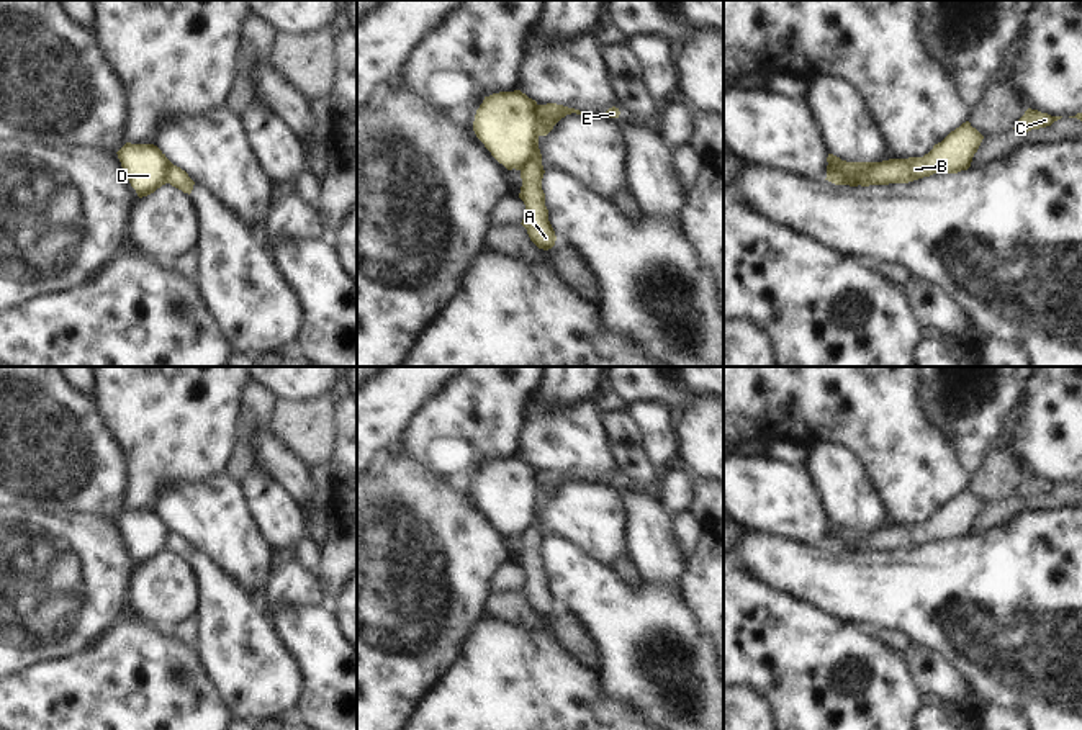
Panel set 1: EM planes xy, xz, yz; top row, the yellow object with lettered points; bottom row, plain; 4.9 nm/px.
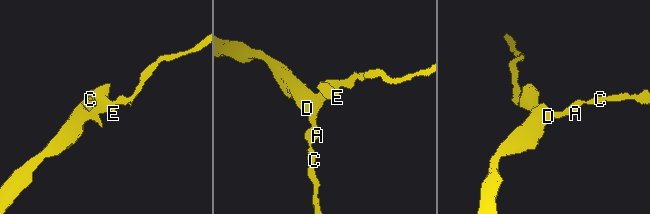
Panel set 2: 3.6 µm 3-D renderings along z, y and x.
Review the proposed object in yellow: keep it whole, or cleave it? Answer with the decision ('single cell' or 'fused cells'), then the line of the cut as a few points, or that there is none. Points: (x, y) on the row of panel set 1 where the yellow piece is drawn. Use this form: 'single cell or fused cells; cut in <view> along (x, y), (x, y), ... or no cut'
fused cells; cut in yz along (876, 162), (863, 167), (852, 177), (835, 174), (832, 182)

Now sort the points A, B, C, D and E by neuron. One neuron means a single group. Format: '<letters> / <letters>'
A B C E / D

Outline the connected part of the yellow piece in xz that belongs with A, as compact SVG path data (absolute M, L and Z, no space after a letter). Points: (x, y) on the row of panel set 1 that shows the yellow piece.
M537 149L529 164L521 169L522 187L519 198L525 205L525 216L521 224L539 249L548 250L555 246L557 236L545 206L545 193L542 190L543 173L542 154Z

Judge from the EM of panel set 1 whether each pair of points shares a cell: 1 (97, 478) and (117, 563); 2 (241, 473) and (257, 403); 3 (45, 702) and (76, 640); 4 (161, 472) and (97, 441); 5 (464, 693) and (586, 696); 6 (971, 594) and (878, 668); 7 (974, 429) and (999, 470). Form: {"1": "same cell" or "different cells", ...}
{"1": "different cells", "2": "same cell", "3": "different cells", "4": "different cells", "5": "same cell", "6": "different cells", "7": "different cells"}

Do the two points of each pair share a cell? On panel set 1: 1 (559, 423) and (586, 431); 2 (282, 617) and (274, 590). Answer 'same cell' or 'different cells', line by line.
1: same cell
2: different cells

